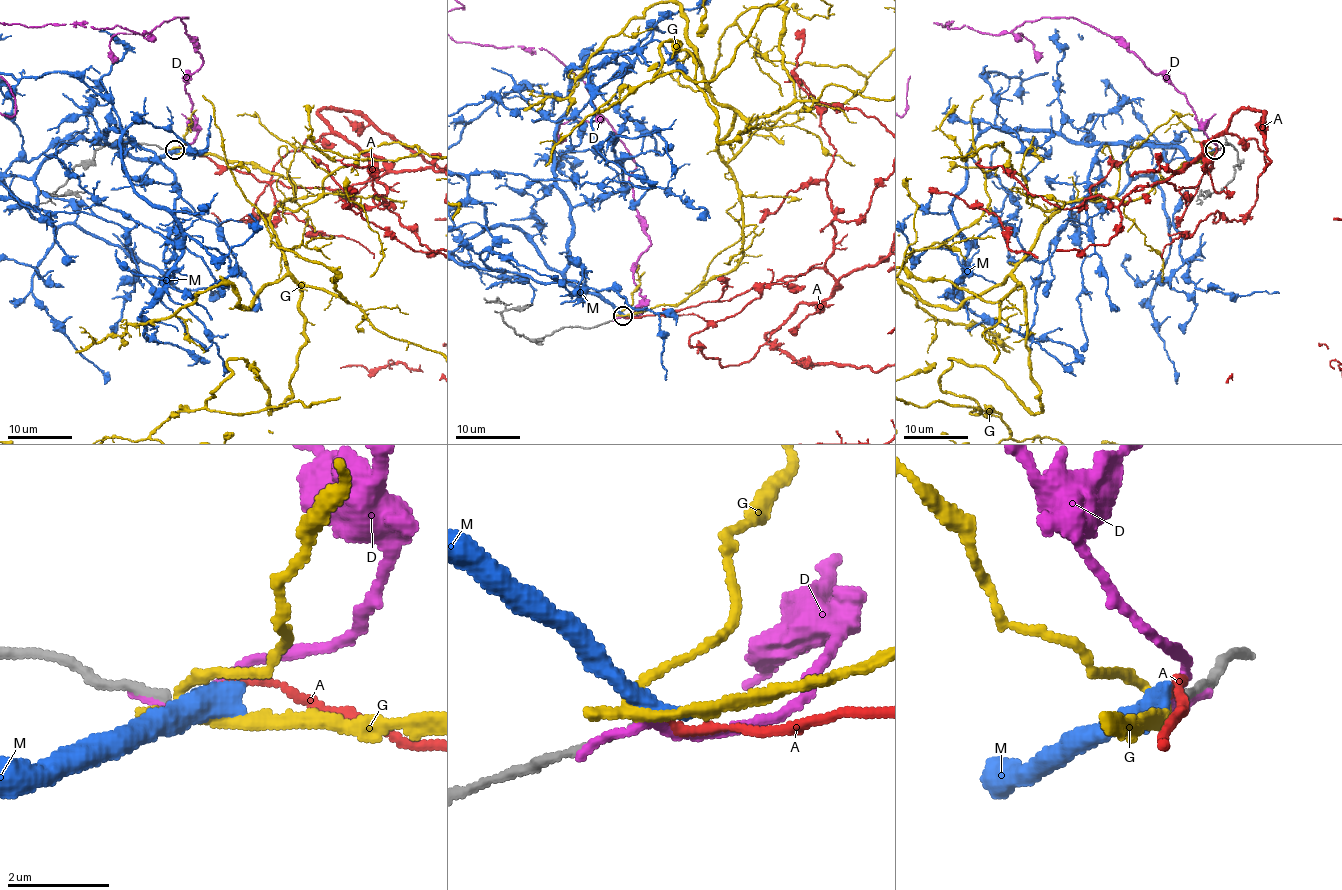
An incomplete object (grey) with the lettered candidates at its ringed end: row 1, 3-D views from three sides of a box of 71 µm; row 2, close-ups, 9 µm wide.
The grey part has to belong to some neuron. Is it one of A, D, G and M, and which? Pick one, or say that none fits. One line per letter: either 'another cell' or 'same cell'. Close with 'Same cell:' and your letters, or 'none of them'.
A: same cell
D: another cell
G: another cell
M: another cell
Same cell: A

